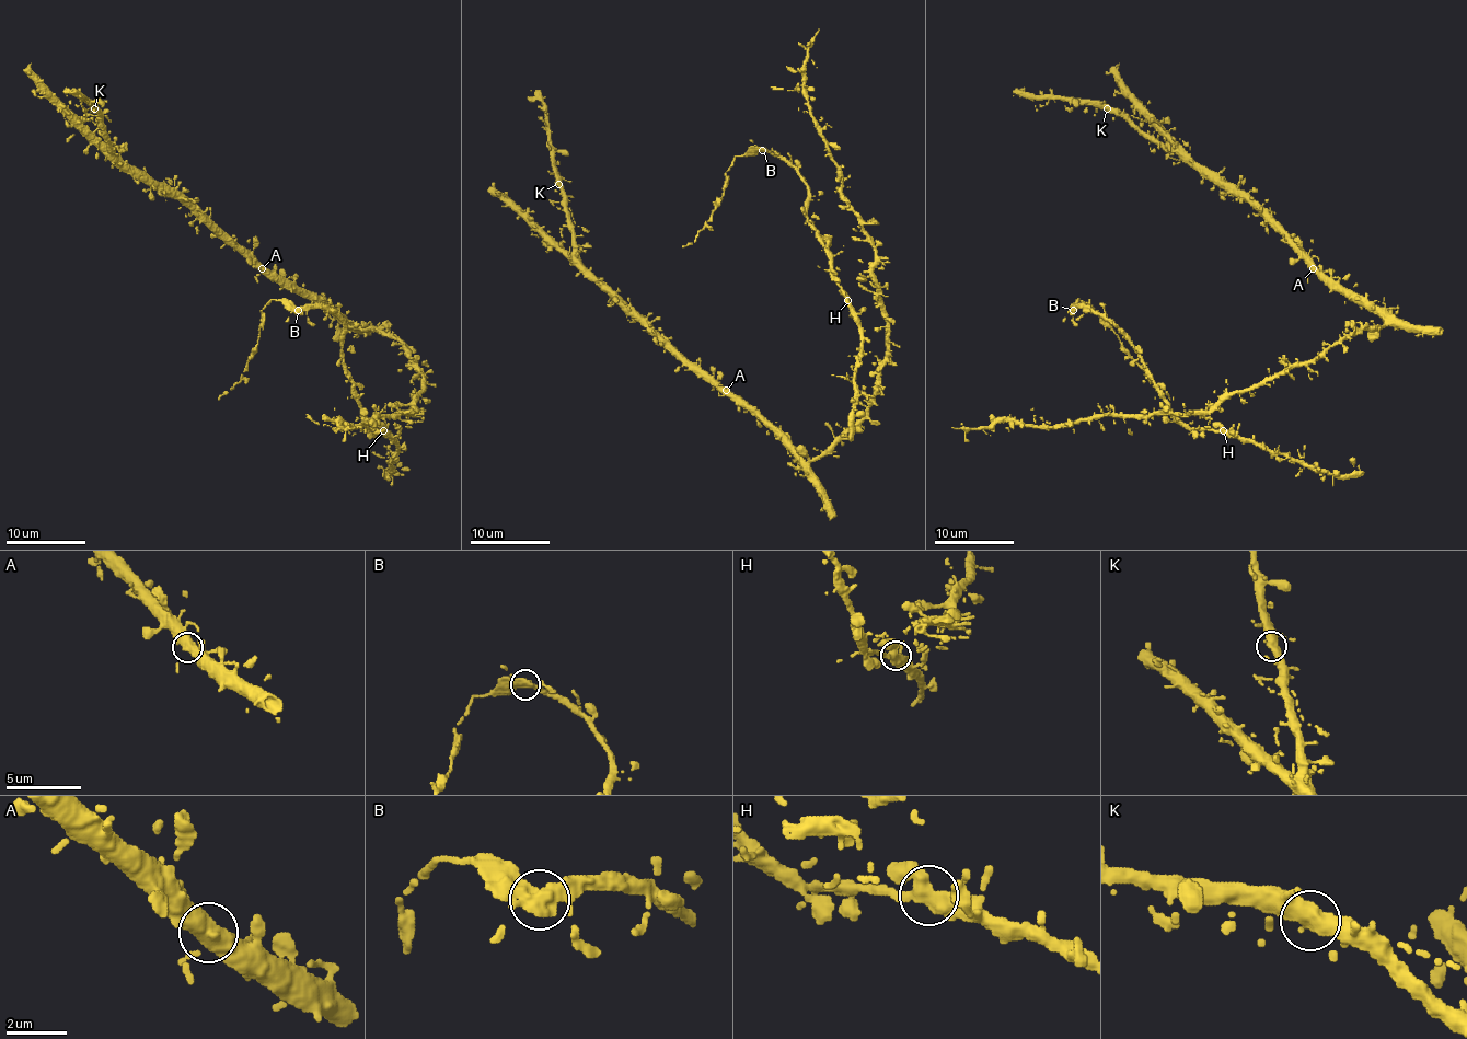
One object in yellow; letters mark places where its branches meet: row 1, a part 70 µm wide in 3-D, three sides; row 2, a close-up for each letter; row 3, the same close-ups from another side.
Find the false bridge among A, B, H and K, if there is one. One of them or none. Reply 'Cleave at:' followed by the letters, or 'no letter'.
Cleave at: B

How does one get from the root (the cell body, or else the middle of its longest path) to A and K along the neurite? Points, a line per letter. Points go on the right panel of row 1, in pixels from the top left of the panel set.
A: (1335, 343), (1363, 328), (1381, 326), (1385, 321), (1313, 268)
K: (1335, 343), (1385, 321), (1339, 289), (1247, 200), (1220, 187), (1187, 154), (1159, 147), (1107, 108)

